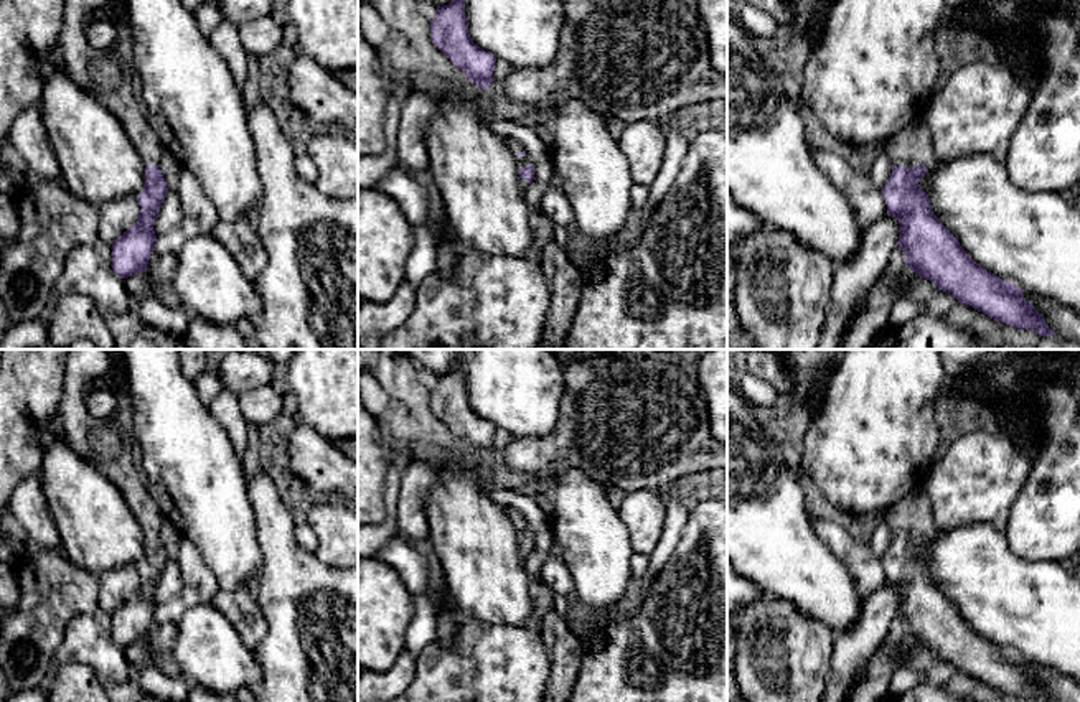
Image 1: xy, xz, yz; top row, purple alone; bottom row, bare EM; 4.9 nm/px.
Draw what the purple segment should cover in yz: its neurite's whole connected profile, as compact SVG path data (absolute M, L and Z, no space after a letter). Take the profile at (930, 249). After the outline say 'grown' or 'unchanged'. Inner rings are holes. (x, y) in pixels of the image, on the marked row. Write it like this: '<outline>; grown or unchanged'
M925 114L889 138L882 153L892 163L882 193L887 214L900 224L897 246L904 249L907 267L1001 323L1027 328L1040 336L1055 335L1024 298L1022 288L976 264L933 214L928 194L918 185L927 170L937 165Z; grown

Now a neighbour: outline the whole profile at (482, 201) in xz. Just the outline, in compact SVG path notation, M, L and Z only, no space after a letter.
M455 91L435 97L437 114L425 124L429 168L439 188L439 208L460 247L493 257L521 259L533 244L529 204L519 185L518 163L503 137L490 130L470 97Z

